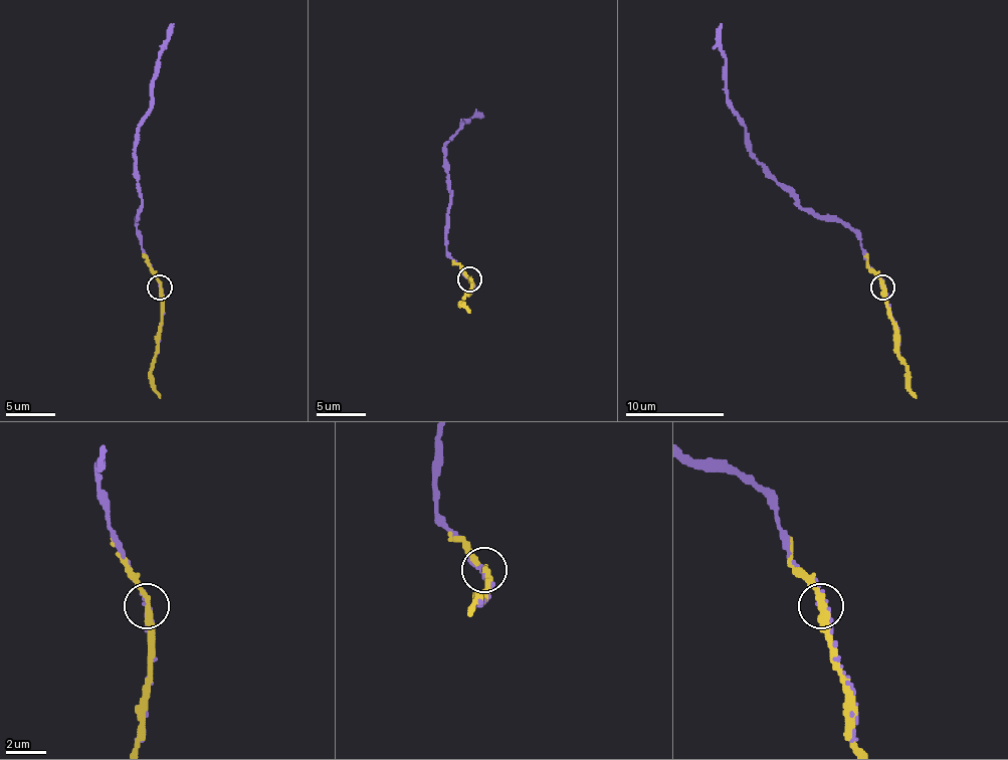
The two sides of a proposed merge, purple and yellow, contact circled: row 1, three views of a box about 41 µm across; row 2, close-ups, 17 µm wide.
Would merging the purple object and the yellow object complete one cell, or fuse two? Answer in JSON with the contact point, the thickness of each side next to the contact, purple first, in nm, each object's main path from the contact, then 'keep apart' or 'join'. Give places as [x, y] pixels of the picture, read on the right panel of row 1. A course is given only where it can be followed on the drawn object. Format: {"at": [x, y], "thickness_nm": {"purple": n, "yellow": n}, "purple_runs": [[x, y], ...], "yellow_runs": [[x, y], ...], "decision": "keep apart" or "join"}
{"at": [882, 287], "thickness_nm": {"purple": 90, "yellow": 360}, "purple_runs": [[880, 287], [861, 239], [841, 222], [807, 212], [750, 154], [745, 124], [726, 87], [721, 23]], "yellow_runs": [[883, 287], [887, 319], [895, 331], [895, 353], [905, 365], [905, 380], [915, 397]], "decision": "join"}

